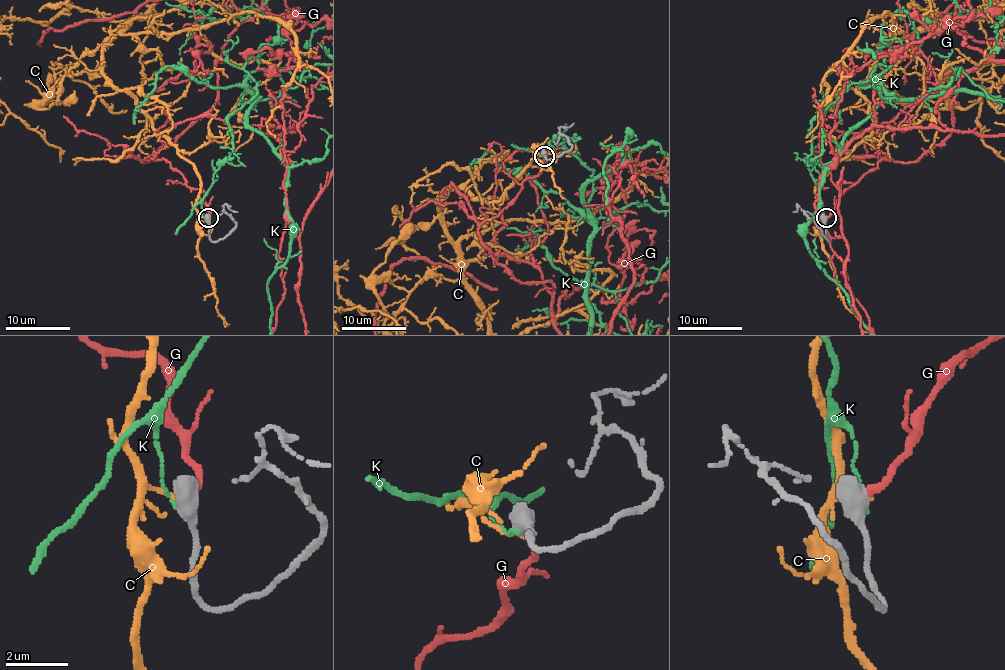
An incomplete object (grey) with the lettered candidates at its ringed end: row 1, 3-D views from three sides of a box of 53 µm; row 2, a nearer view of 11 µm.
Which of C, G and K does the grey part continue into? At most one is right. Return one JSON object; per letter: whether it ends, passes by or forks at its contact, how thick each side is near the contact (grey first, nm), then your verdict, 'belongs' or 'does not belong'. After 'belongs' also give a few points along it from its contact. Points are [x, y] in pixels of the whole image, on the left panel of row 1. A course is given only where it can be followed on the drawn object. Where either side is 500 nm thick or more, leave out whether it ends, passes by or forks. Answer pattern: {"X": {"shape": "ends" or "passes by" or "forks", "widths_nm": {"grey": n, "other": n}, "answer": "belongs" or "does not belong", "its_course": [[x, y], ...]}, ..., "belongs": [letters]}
{"C": {"widths_nm": {"grey": 700, "other": 110}, "answer": "does not belong"}, "G": {"widths_nm": {"grey": 750, "other": 220}, "answer": "belongs"}, "K": {"shape": "ends", "widths_nm": {"grey": 480, "other": 110}, "answer": "does not belong"}, "belongs": ["G"]}

